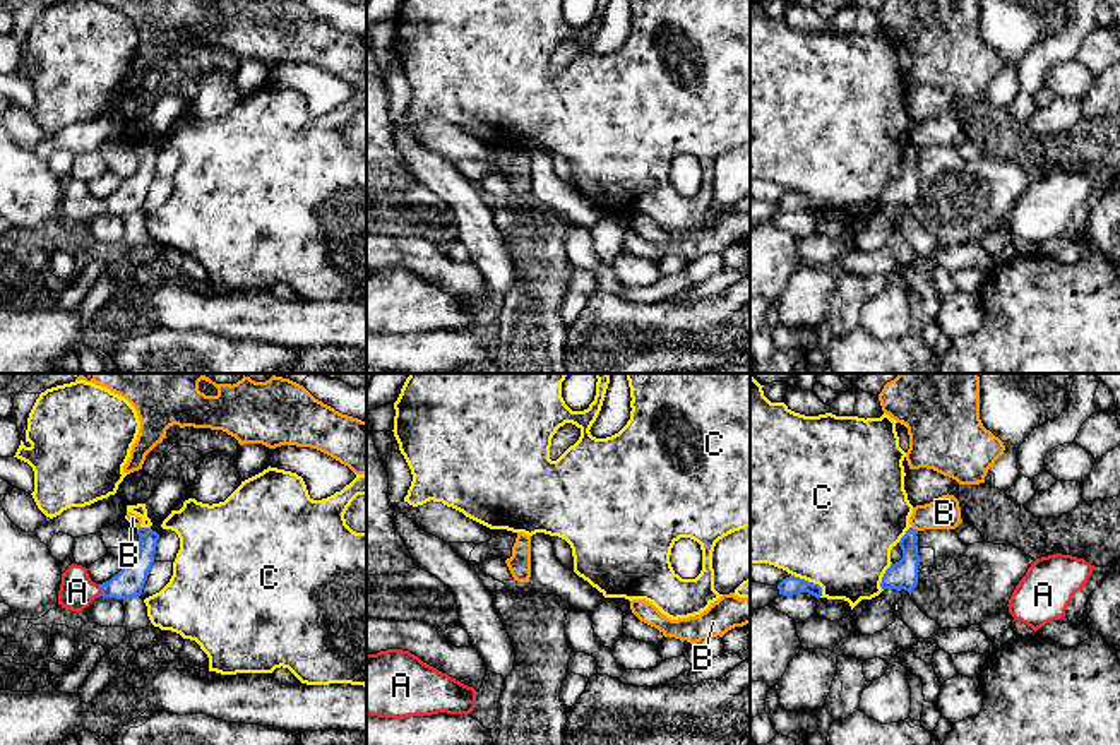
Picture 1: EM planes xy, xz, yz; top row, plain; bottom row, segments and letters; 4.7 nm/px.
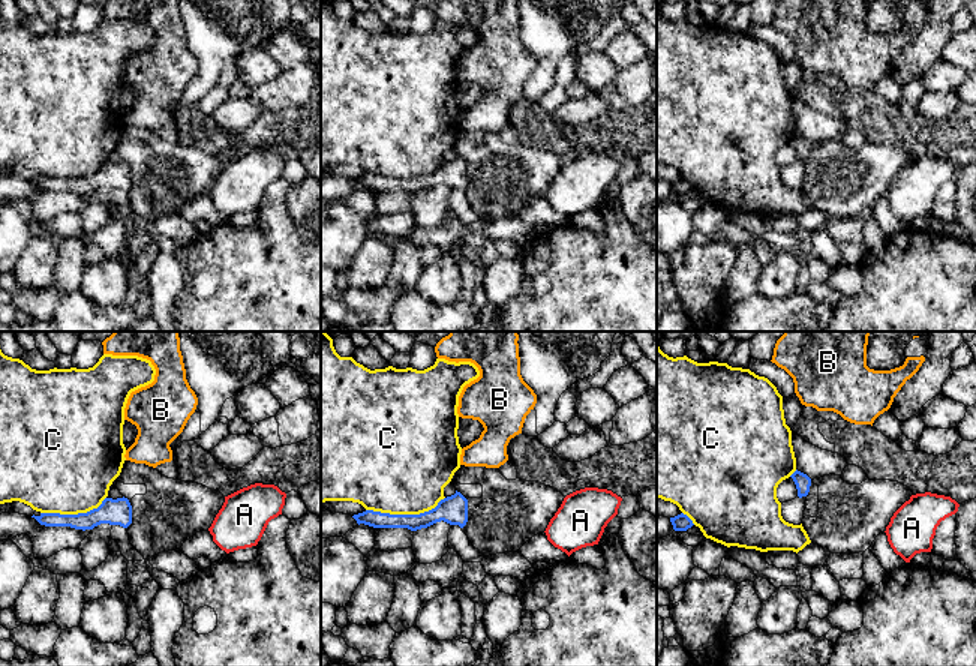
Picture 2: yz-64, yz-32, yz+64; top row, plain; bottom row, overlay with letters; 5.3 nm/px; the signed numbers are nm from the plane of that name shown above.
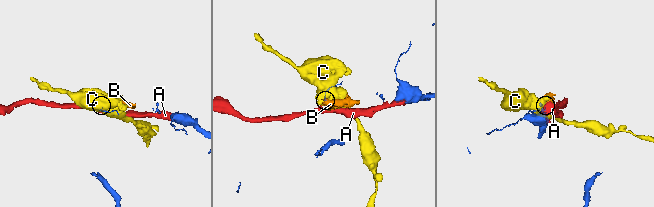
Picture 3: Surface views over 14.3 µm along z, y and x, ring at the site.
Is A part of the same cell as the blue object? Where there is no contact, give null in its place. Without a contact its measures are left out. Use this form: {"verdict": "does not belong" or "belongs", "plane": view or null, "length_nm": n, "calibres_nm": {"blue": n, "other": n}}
{"verdict": "belongs", "plane": "xy", "length_nm": 70, "calibres_nm": {"blue": 140, "other": 170}}

